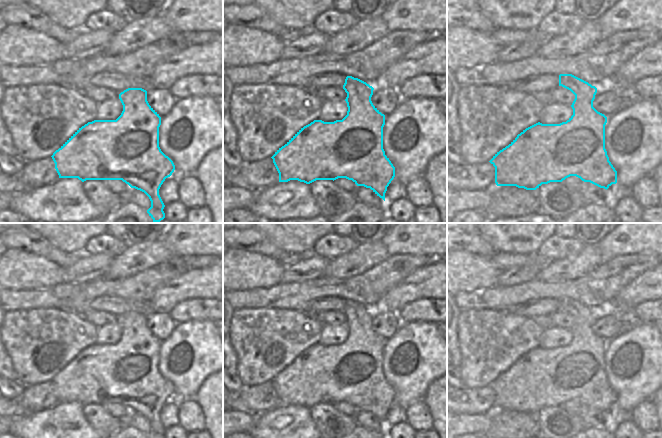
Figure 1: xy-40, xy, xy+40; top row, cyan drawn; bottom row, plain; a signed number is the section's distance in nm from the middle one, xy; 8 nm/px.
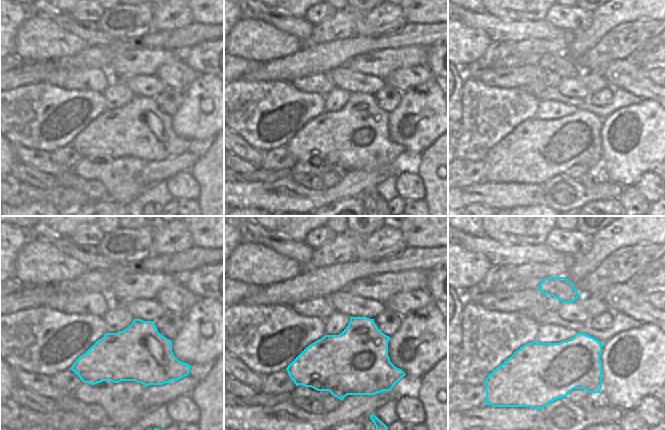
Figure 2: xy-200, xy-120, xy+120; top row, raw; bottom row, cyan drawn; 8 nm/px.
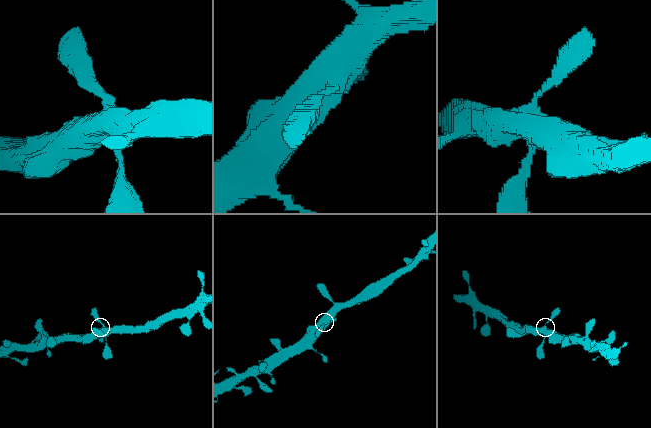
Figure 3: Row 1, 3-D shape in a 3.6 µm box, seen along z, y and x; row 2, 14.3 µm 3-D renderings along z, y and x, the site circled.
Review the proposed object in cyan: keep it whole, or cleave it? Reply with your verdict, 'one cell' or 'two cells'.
one cell

